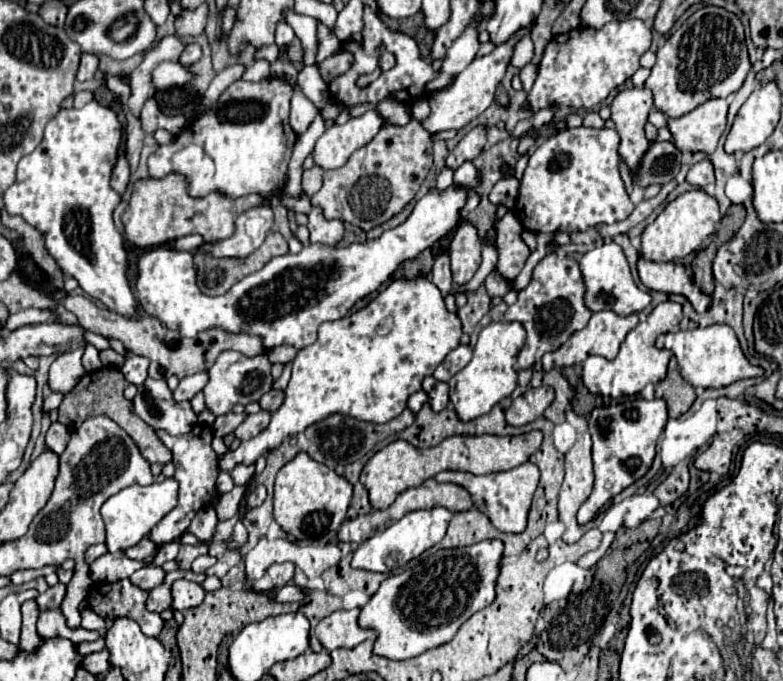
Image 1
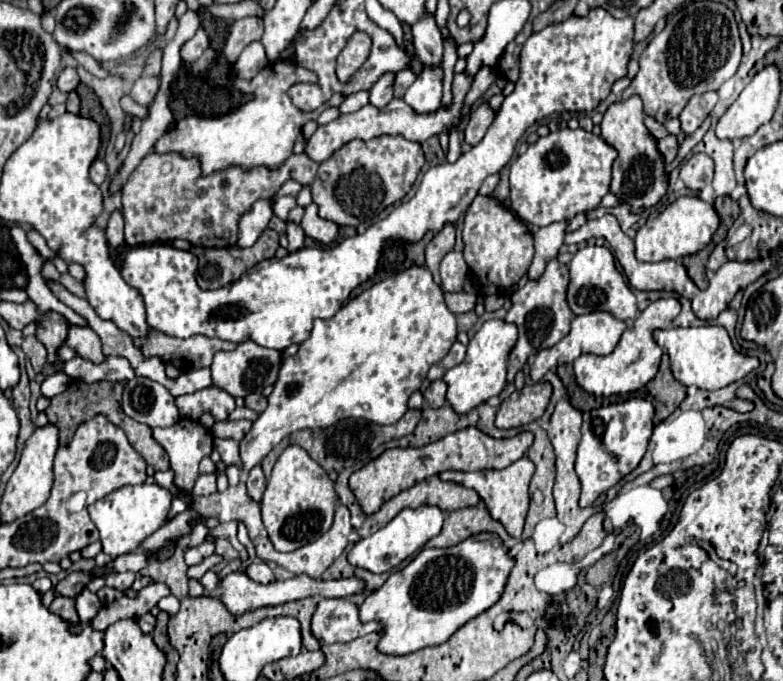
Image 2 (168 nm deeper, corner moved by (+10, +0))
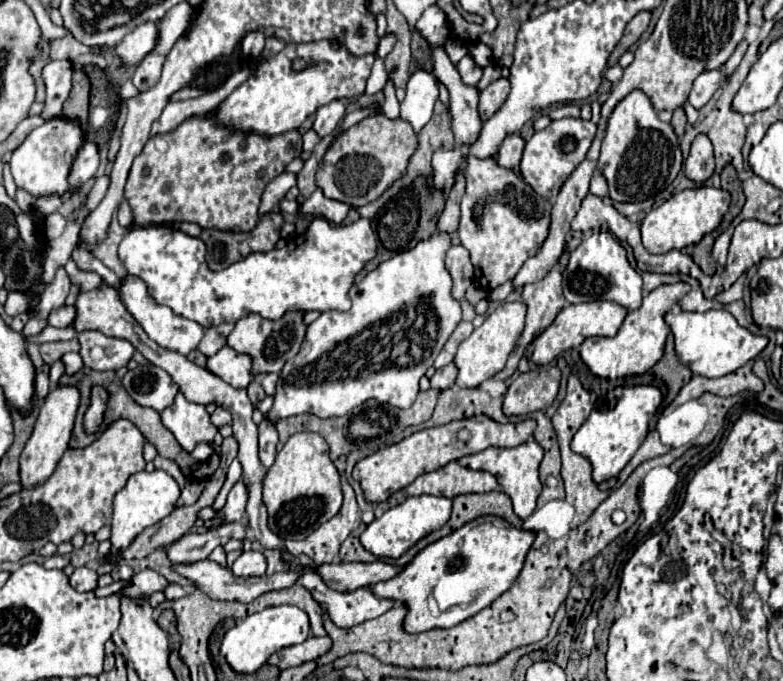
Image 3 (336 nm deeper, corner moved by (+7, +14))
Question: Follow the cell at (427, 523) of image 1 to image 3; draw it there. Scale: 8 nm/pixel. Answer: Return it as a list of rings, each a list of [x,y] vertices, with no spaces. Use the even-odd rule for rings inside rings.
[[[411,496],[403,504],[397,504],[395,508],[387,510],[381,518],[373,520],[365,532],[361,534],[361,544],[371,554],[379,558],[401,558],[411,546],[415,546],[423,536],[431,534],[433,530],[439,530],[451,516],[451,500],[443,496]]]

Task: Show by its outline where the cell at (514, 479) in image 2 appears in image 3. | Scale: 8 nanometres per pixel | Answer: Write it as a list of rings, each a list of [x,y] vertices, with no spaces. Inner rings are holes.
[[[529,438],[525,444],[521,446],[515,446],[515,448],[487,448],[487,450],[481,450],[477,454],[469,454],[469,456],[463,456],[459,460],[459,464],[471,468],[471,470],[485,470],[485,472],[491,472],[499,484],[503,486],[503,492],[513,500],[513,510],[515,514],[525,520],[527,516],[533,514],[535,510],[535,504],[537,504],[537,498],[541,494],[541,480],[539,480],[539,464],[543,460],[543,448],[533,440]]]

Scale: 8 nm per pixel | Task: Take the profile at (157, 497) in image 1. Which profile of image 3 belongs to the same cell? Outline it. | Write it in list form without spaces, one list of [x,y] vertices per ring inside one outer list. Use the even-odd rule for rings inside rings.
[[[163,470],[155,472],[137,472],[127,480],[127,486],[117,492],[113,504],[113,522],[111,522],[111,544],[117,550],[127,548],[147,526],[157,524],[165,516],[175,510],[175,502],[179,498],[177,482]]]

